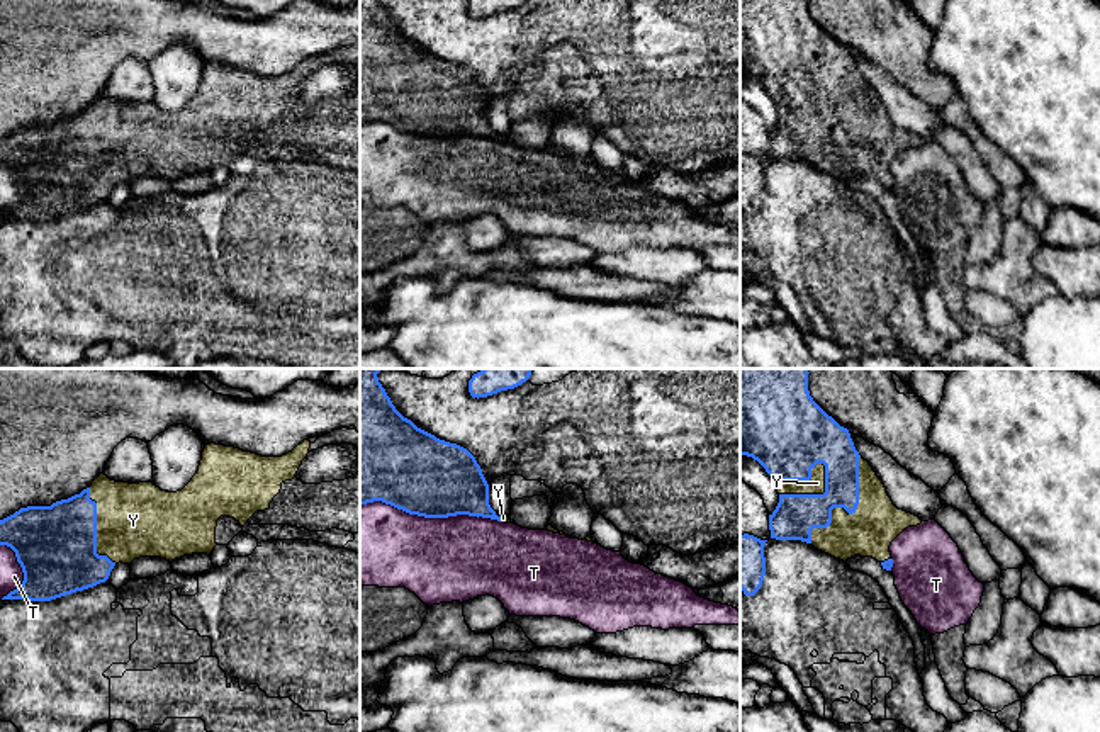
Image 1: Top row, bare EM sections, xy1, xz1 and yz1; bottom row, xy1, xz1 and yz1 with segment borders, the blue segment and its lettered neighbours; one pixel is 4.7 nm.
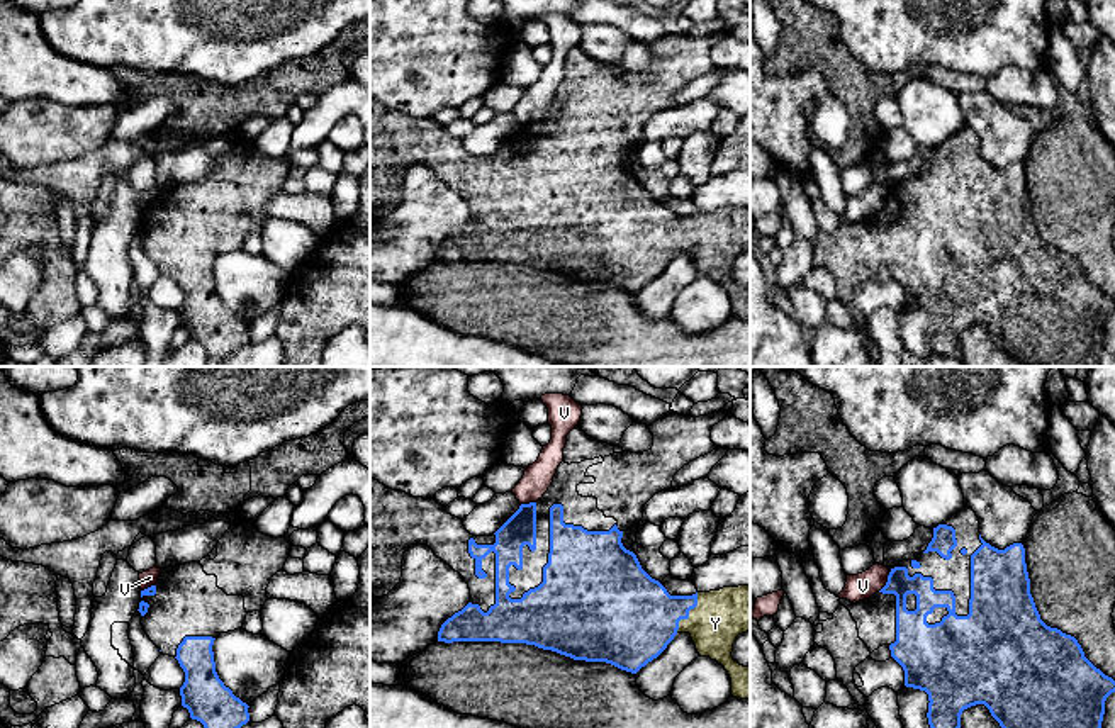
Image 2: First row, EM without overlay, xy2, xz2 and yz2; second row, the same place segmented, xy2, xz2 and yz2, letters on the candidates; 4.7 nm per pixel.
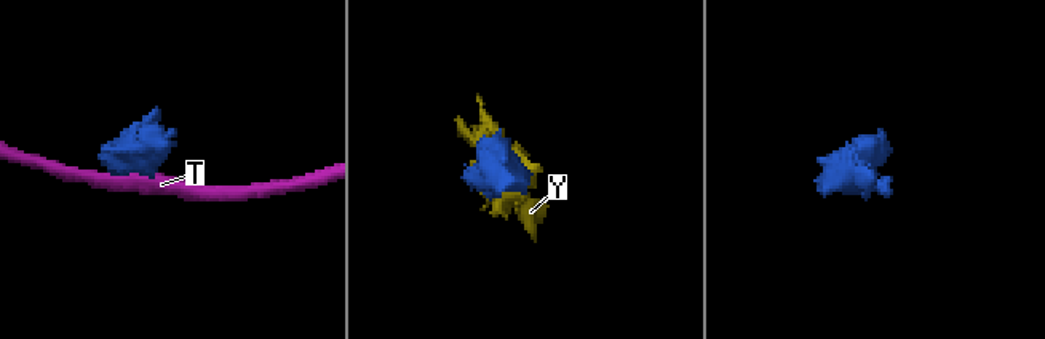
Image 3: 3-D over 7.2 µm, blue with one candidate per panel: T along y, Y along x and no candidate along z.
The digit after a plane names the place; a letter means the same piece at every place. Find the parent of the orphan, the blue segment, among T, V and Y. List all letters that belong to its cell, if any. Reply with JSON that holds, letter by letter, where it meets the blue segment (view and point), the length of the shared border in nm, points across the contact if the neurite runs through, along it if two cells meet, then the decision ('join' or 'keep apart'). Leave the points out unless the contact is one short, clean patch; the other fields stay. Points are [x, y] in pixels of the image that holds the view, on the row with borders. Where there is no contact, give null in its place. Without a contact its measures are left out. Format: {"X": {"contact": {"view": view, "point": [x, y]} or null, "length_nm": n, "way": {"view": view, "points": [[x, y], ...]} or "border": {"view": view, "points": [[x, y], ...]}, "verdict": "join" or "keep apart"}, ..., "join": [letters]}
{"T": {"contact": {"view": "xz1", "point": [430, 517]}, "length_nm": 650, "verdict": "keep apart"}, "V": {"contact": {"view": "yz2", "point": [886, 582]}, "length_nm": 110, "border": {"view": "yz2", "points": [[890, 572], [878, 591]]}, "verdict": "keep apart"}, "Y": {"contact": {"view": "yz1", "point": [803, 479]}, "length_nm": 260, "verdict": "join"}, "join": ["Y"]}

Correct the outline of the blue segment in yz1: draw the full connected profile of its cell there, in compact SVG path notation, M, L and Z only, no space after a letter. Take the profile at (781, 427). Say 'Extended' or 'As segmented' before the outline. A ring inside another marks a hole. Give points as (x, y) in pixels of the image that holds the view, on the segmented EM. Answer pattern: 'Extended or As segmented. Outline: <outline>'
Extended. Outline: M740 369L740 455L757 460L776 484L779 503L769 515L771 538L801 540L844 562L854 555L873 557L891 571L891 542L908 526L922 523L893 504L883 481L856 450L849 430L813 401L808 369Z

